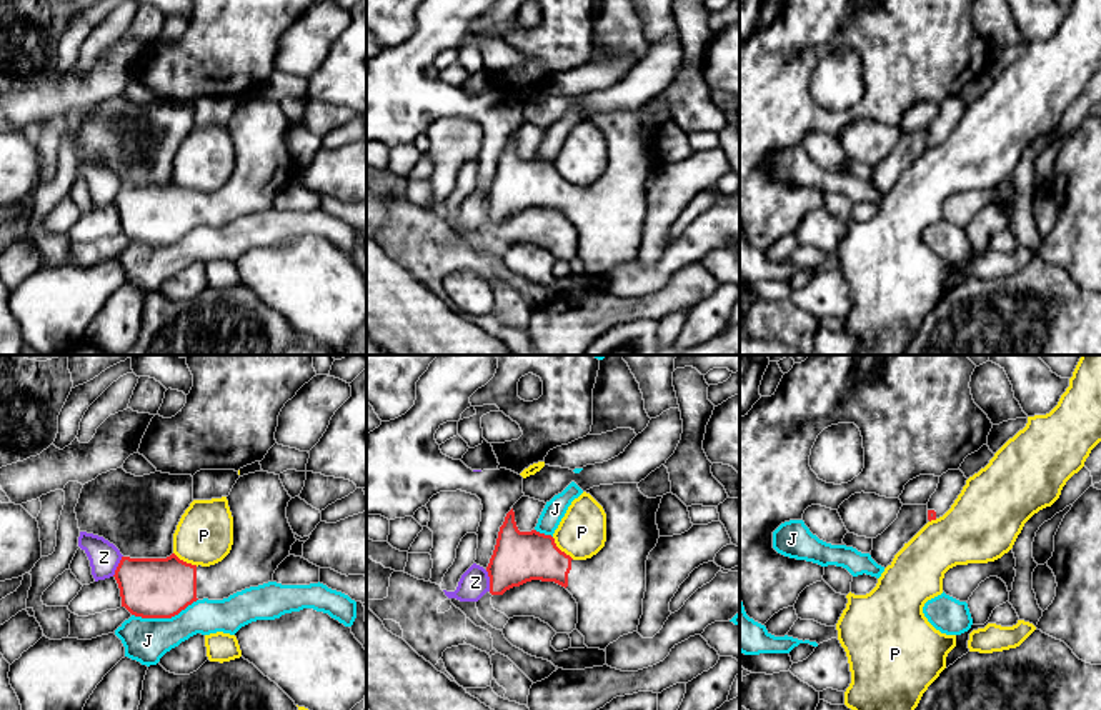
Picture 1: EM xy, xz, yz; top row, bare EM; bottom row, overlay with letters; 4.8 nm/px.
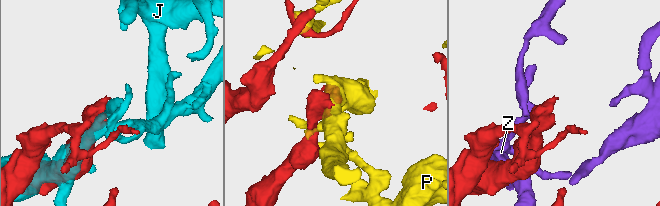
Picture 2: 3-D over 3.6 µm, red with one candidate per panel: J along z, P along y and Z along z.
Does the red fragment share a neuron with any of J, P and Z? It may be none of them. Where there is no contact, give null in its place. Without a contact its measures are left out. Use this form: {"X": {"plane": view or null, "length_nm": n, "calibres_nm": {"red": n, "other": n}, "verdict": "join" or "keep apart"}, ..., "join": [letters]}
{"J": {"plane": "xy", "length_nm": 340, "calibres_nm": {"red": 280, "other": 220}, "verdict": "keep apart"}, "P": {"plane": "xz", "length_nm": 160, "calibres_nm": {"red": 260, "other": 240}, "verdict": "keep apart"}, "Z": {"plane": "xz", "length_nm": 110, "calibres_nm": {"red": 260, "other": 140}, "verdict": "keep apart"}, "join": []}

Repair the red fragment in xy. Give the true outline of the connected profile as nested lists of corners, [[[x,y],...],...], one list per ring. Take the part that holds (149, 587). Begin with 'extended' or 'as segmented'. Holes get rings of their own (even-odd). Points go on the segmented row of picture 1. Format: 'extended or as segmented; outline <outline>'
extended; outline [[[243,475],[227,497],[233,517],[230,553],[210,567],[167,558],[122,557],[115,580],[122,607],[142,618],[172,618],[197,600],[223,600],[273,582],[278,565],[296,542],[286,518],[291,497],[280,475]]]

